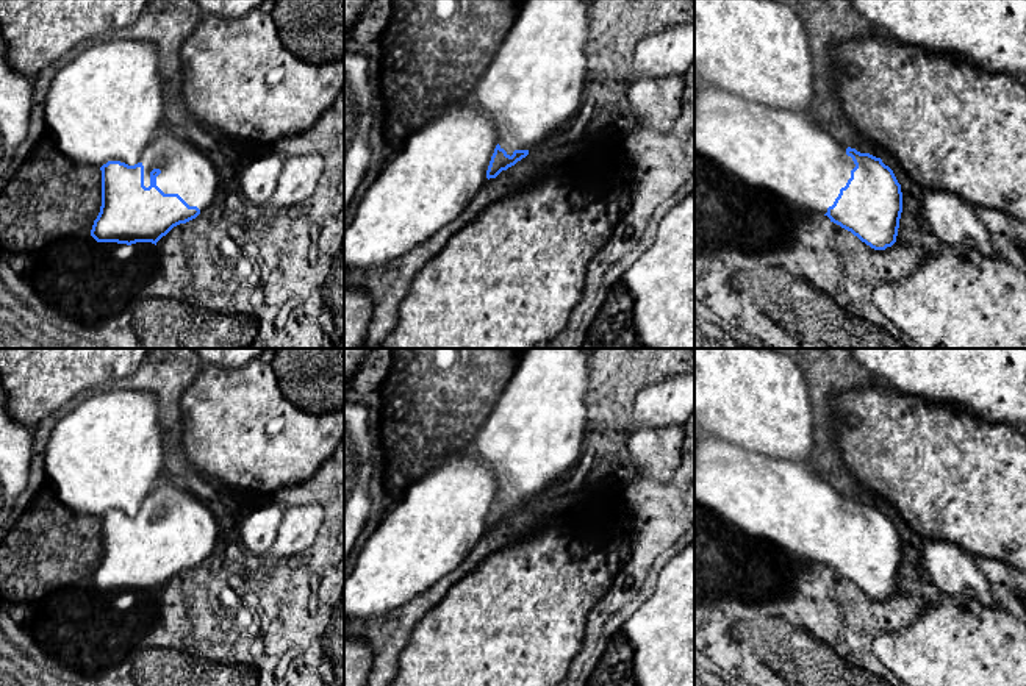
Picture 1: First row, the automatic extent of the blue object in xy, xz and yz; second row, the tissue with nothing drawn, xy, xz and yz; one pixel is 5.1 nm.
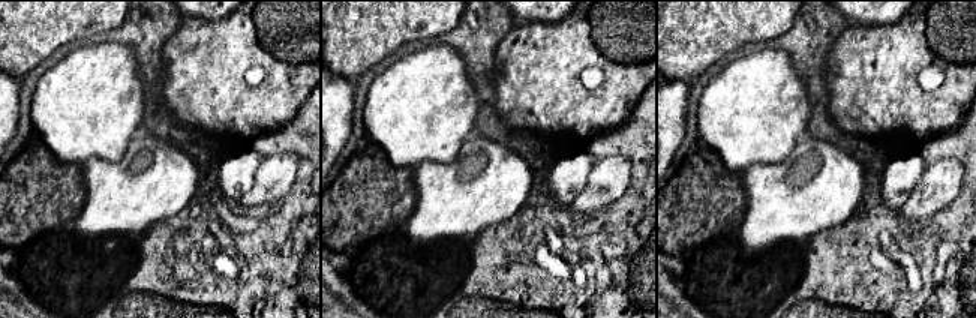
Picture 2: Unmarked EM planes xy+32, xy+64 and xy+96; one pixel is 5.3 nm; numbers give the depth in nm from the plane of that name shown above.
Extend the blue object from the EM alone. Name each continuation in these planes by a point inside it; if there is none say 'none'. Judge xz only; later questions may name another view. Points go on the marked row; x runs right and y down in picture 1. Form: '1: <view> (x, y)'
1: xz (534, 85)

